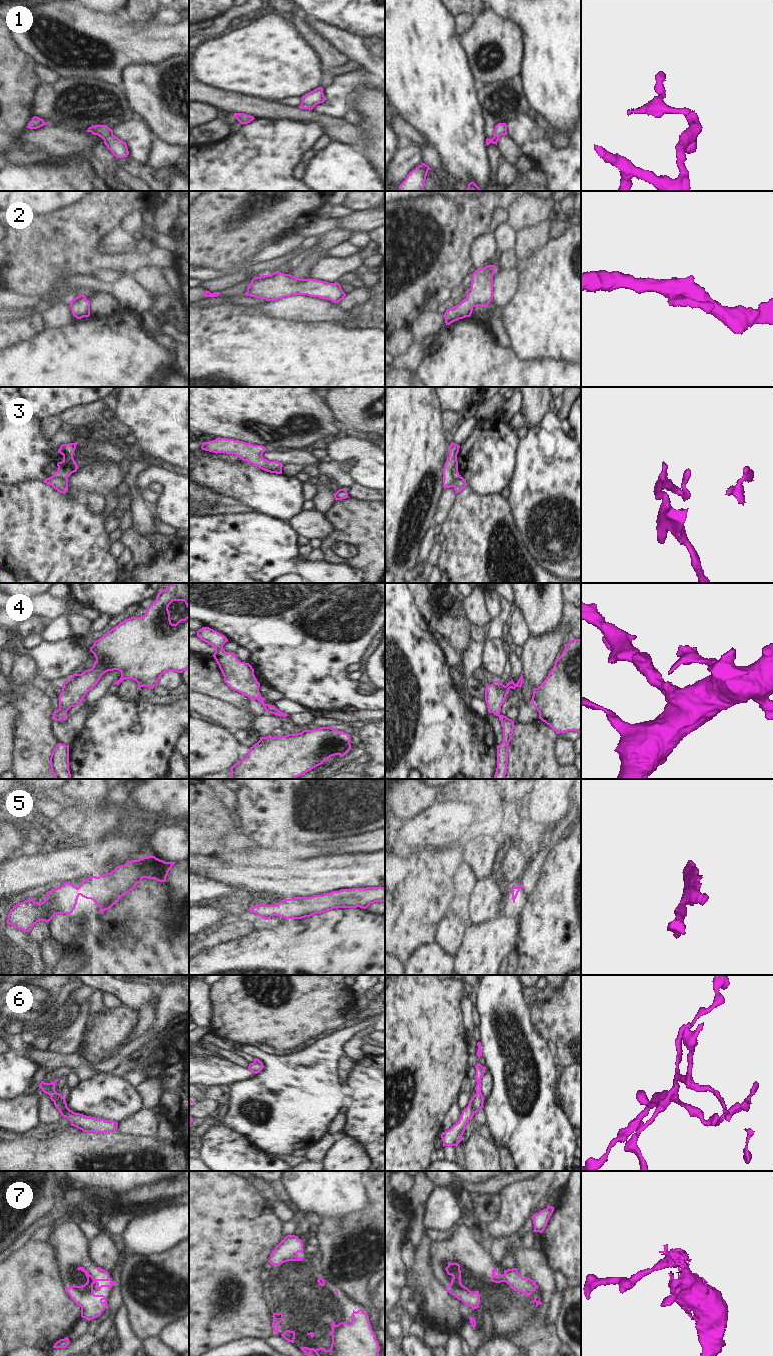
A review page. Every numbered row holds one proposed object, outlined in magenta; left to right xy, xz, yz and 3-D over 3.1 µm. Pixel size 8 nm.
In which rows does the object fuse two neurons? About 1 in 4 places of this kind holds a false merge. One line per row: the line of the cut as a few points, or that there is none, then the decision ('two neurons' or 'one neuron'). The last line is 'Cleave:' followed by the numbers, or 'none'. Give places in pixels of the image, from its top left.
1: no cut; one neuron
2: no cut; one neuron
3: no cut; one neuron
4: no cut; one neuron
5: no cut; one neuron
6: cut in yz along (472, 1097), (472, 1109), (475, 1112); two neurons
7: no cut; one neuron
Cleave: 6

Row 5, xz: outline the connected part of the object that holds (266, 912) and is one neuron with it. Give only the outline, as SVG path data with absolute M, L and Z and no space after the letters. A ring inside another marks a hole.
M385 887L341 889L312 897L283 899L275 905L251 906L249 911L265 920L274 914L286 919L302 919L335 908L366 909L375 902L385 902Z

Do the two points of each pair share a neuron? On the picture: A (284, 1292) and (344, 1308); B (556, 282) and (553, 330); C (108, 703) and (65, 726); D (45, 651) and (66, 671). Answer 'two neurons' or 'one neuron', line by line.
A: one neuron
B: one neuron
C: two neurons
D: one neuron

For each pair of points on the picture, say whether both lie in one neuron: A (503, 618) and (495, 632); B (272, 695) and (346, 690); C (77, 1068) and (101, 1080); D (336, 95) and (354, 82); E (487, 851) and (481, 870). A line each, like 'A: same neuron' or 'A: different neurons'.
A: same neuron
B: different neurons
C: different neurons
D: same neuron
E: same neuron

